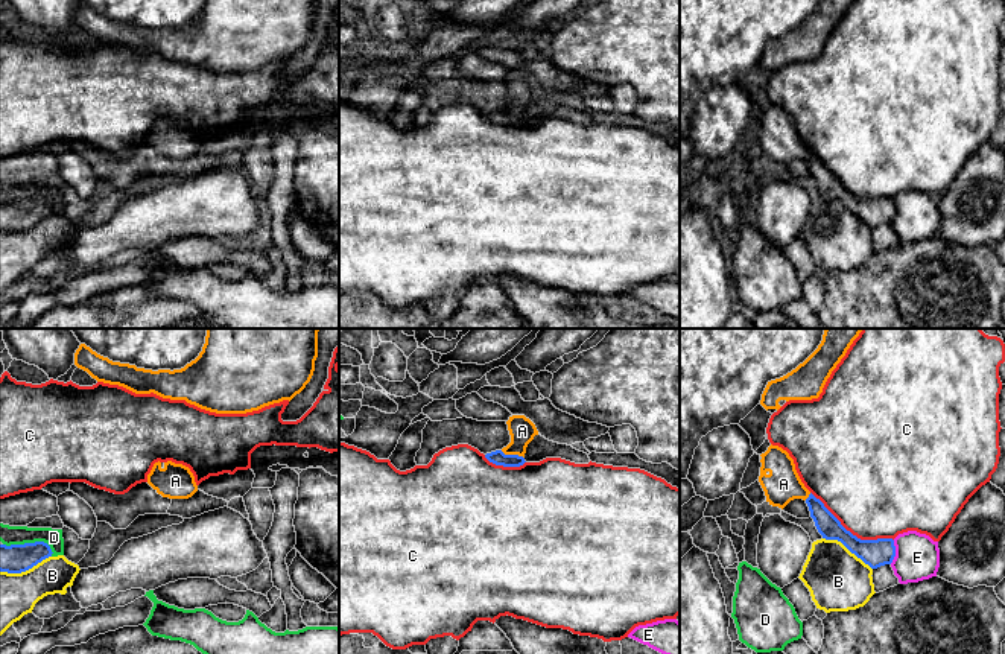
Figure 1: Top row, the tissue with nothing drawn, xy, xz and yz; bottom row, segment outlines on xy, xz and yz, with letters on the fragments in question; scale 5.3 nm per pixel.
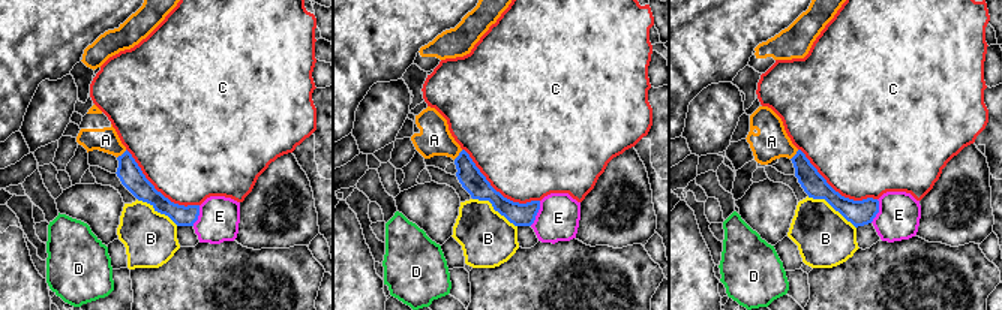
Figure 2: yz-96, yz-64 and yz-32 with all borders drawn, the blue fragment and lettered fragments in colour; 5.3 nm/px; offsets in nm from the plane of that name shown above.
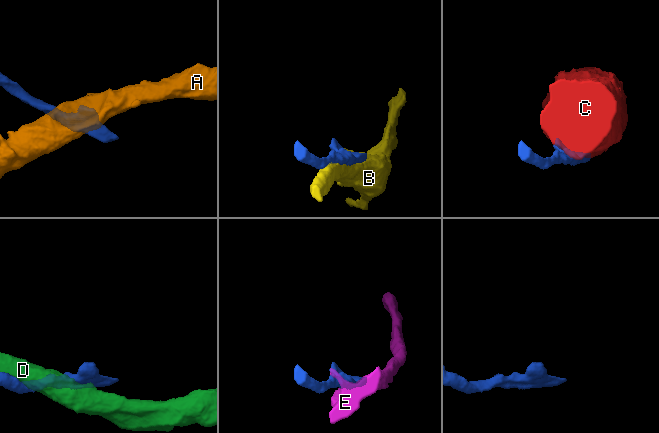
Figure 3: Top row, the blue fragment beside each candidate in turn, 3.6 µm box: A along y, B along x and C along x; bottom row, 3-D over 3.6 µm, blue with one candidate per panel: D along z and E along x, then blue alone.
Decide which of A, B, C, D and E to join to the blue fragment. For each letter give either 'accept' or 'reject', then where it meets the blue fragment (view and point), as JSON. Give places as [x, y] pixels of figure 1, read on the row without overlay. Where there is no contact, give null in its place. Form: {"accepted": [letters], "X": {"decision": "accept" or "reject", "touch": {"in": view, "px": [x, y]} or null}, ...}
{"accepted": [], "A": {"decision": "reject", "touch": {"in": "xz", "px": [513, 114]}}, "B": {"decision": "reject", "touch": {"in": "xy", "px": [25, 230]}}, "C": {"decision": "reject", "touch": {"in": "yz", "px": [850, 192]}}, "D": {"decision": "reject", "touch": {"in": "xy", "px": [29, 203]}}, "E": {"decision": "reject", "touch": {"in": "yz", "px": [894, 212]}}}

